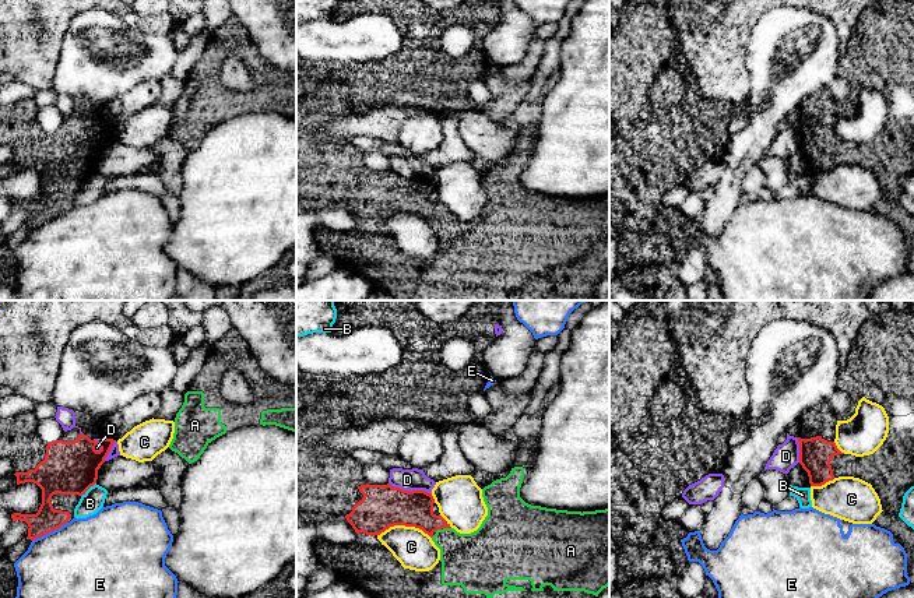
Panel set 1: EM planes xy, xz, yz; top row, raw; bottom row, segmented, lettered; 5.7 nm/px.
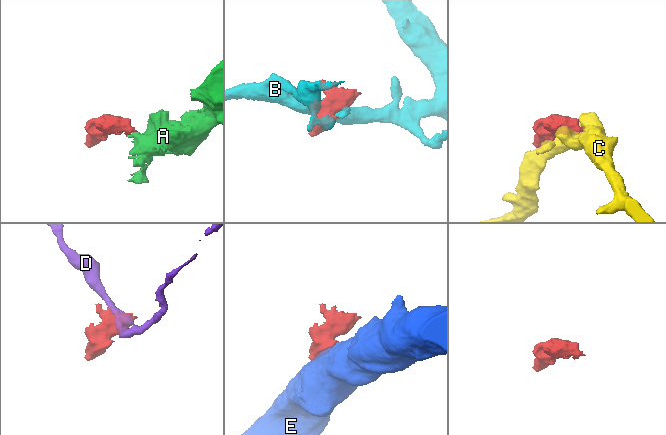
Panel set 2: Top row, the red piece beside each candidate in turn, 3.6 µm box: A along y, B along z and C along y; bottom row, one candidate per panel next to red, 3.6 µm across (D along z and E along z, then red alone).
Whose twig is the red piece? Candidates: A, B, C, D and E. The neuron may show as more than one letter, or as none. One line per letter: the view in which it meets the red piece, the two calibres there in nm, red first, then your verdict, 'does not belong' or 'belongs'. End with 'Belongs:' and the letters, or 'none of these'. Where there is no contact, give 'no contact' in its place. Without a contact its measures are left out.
A: xz | 200/320 nm | belongs
B: xy | 300/130 nm | does not belong
C: xz | 260/220 nm | does not belong
D: xz | 260/130 nm | does not belong
E: xy | 140/480 nm | does not belong
Belongs: A

